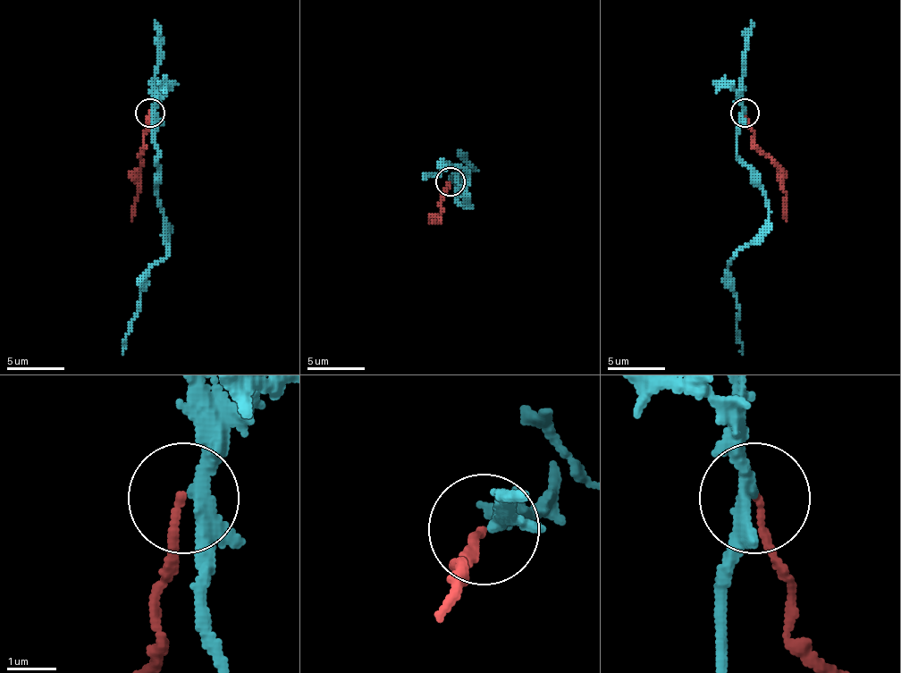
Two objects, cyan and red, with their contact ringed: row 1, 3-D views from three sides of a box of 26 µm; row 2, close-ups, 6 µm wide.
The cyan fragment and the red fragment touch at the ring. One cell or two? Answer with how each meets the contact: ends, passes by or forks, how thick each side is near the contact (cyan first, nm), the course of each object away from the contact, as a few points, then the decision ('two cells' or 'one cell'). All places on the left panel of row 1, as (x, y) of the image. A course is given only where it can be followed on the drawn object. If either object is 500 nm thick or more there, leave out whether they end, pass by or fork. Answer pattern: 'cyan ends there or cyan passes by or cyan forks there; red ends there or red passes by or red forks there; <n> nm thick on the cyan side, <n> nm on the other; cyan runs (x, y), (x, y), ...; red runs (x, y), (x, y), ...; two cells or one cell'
cyan forks there; red ends there; 240 nm thick on the cyan side, 140 nm on the other; cyan runs (152, 113), (166, 253), (152, 267), (146, 288), (140, 293), (122, 354); red runs (149, 113), (131, 221); two cells

